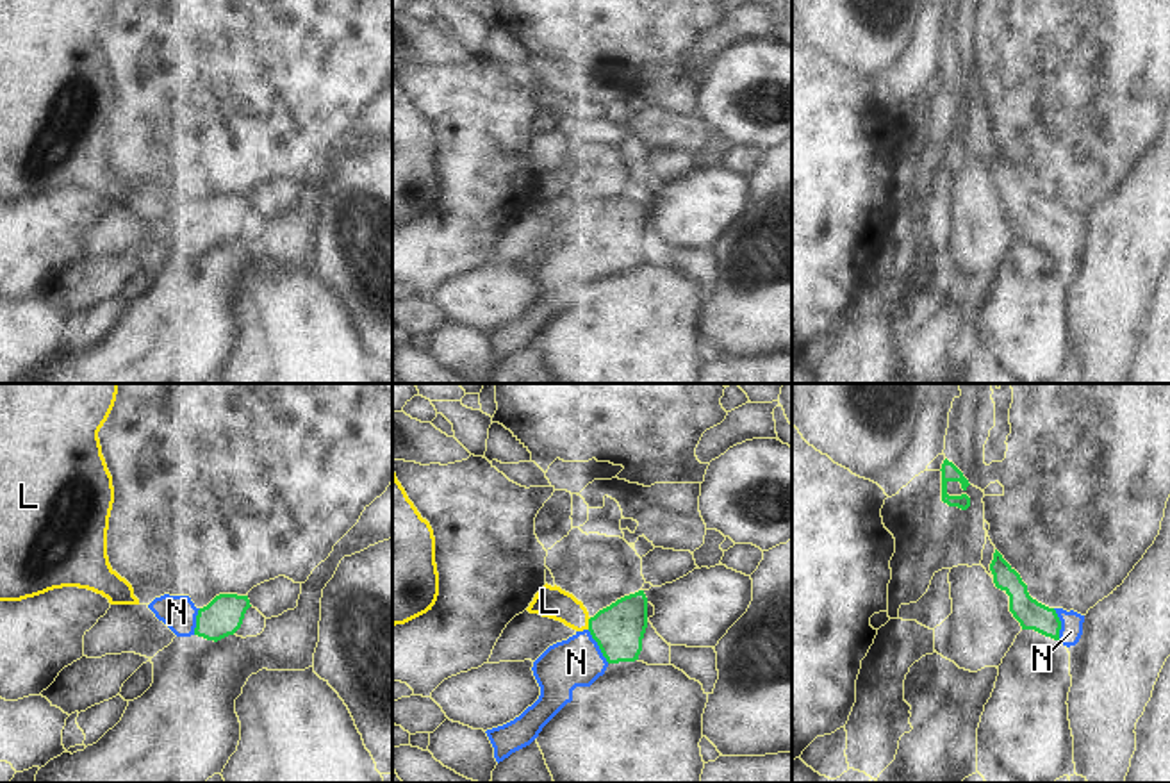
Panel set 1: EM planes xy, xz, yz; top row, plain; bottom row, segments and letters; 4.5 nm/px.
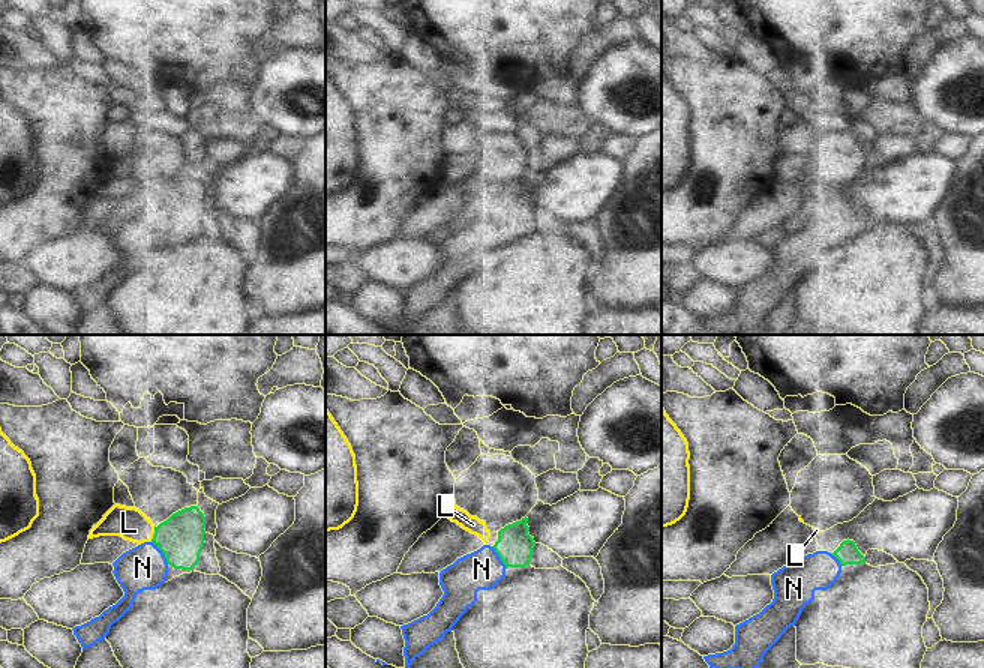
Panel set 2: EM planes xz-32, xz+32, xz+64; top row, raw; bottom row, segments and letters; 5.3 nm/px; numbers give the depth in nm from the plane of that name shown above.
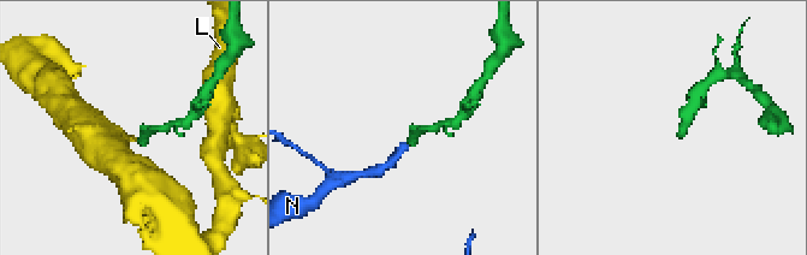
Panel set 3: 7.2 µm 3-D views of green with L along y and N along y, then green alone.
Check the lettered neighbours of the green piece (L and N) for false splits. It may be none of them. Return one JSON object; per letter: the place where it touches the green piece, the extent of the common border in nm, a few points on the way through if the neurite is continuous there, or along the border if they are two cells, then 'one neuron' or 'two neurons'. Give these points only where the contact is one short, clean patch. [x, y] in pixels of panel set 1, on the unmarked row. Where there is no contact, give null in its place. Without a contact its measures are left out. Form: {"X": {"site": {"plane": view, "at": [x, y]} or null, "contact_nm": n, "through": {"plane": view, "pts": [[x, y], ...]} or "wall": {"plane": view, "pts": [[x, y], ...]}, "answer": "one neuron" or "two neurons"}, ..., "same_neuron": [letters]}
{"L": {"site": {"plane": "xz", "at": [589, 223]}, "contact_nm": 60, "wall": {"plane": "xz", "pts": [[591, 218], [587, 229]]}, "answer": "two neurons"}, "N": {"site": {"plane": "xz", "at": [598, 245]}, "contact_nm": 180, "through": {"plane": "xz", "pts": [[619, 229], [598, 245], [576, 263]]}, "answer": "one neuron"}, "same_neuron": ["N"]}

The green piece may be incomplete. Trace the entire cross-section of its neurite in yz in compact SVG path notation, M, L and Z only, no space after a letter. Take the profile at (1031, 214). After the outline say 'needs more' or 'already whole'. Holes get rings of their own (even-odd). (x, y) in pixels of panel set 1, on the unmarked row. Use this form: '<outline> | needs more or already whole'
M995 150L990 164L993 184L1009 196L1009 212L1022 230L1034 230L1045 237L1059 241L1063 246L1075 246L1083 235L1084 216L1063 209L1049 209L1027 193L1020 175Z | needs more

